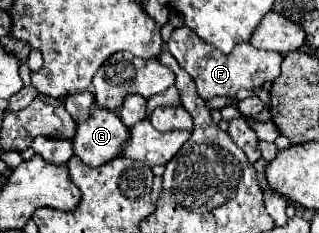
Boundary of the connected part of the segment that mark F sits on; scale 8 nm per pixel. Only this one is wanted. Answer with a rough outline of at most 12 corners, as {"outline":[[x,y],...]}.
{"outline":[[188,26],[166,46],[198,96],[236,96],[272,82],[282,56],[208,46]]}

